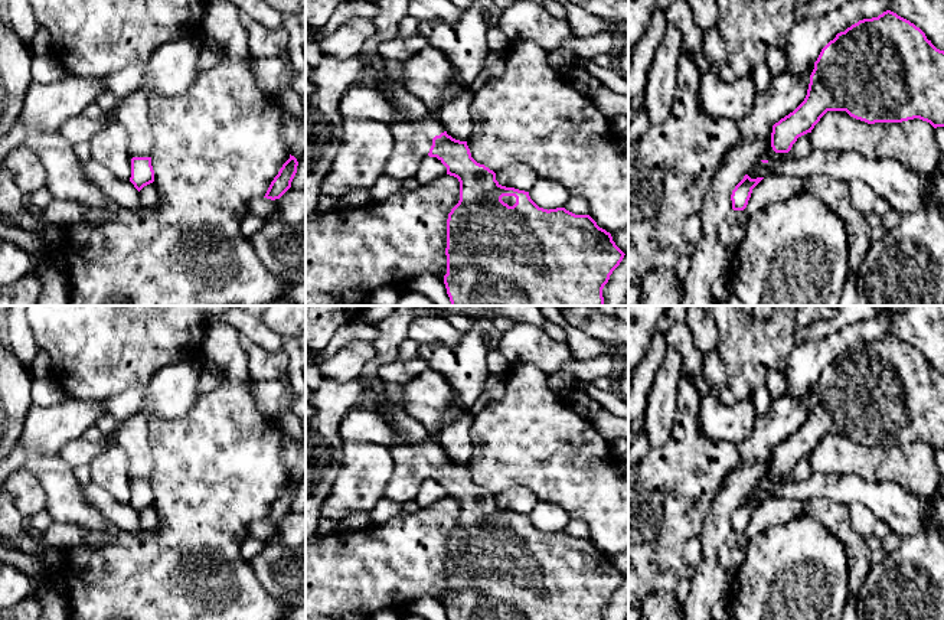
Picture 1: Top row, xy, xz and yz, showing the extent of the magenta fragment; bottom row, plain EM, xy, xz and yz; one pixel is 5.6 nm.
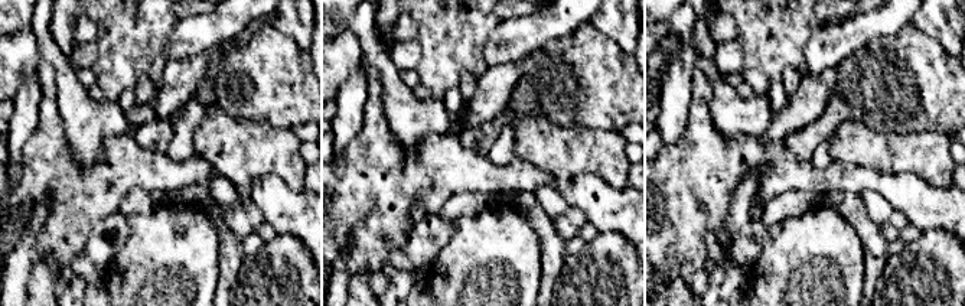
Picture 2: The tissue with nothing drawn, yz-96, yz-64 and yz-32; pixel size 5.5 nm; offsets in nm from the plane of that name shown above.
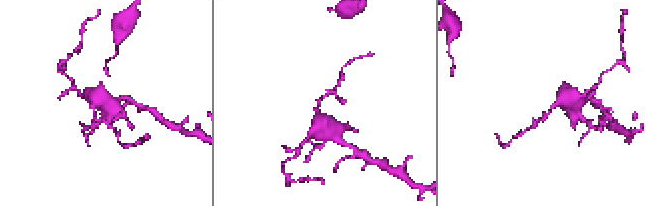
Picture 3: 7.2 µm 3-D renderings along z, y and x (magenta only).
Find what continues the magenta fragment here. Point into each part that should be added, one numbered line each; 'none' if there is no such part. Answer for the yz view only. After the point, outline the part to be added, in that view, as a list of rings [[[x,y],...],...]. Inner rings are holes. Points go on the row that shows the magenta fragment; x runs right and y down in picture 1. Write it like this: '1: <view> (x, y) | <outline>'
none

